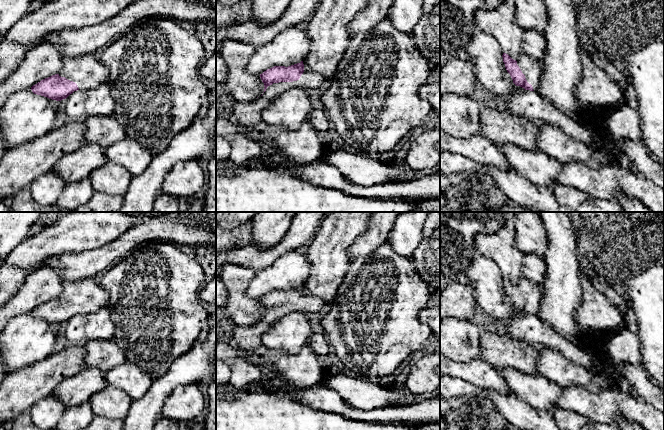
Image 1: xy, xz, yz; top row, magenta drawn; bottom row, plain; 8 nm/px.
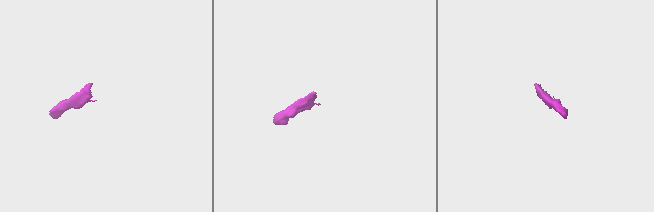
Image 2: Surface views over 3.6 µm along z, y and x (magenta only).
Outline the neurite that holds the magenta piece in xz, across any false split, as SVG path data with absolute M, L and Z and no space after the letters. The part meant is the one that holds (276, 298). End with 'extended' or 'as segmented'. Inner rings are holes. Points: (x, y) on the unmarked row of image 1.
M303 285L288 291L274 290L260 298L260 302L265 311L260 321L233 328L233 345L243 353L262 347L262 335L286 314L292 311L322 313L328 308L323 299L305 294Z; extended

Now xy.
M85 278L75 282L63 281L62 292L58 298L52 299L31 311L34 318L61 325L77 314L88 314L107 306L108 292L101 284L96 284L94 278Z; extended

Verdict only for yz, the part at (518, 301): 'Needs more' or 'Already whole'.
Needs more

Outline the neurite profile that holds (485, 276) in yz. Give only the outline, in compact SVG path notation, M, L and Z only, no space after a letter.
M476 252L470 261L466 275L475 289L477 304L491 321L506 324L515 311L503 286L503 276L498 266Z

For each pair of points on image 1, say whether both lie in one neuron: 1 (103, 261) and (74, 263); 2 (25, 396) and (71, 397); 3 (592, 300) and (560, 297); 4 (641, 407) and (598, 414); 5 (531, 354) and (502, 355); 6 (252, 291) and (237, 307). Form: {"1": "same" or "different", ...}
{"1": "same", "2": "different", "3": "different", "4": "same", "5": "same", "6": "different"}

